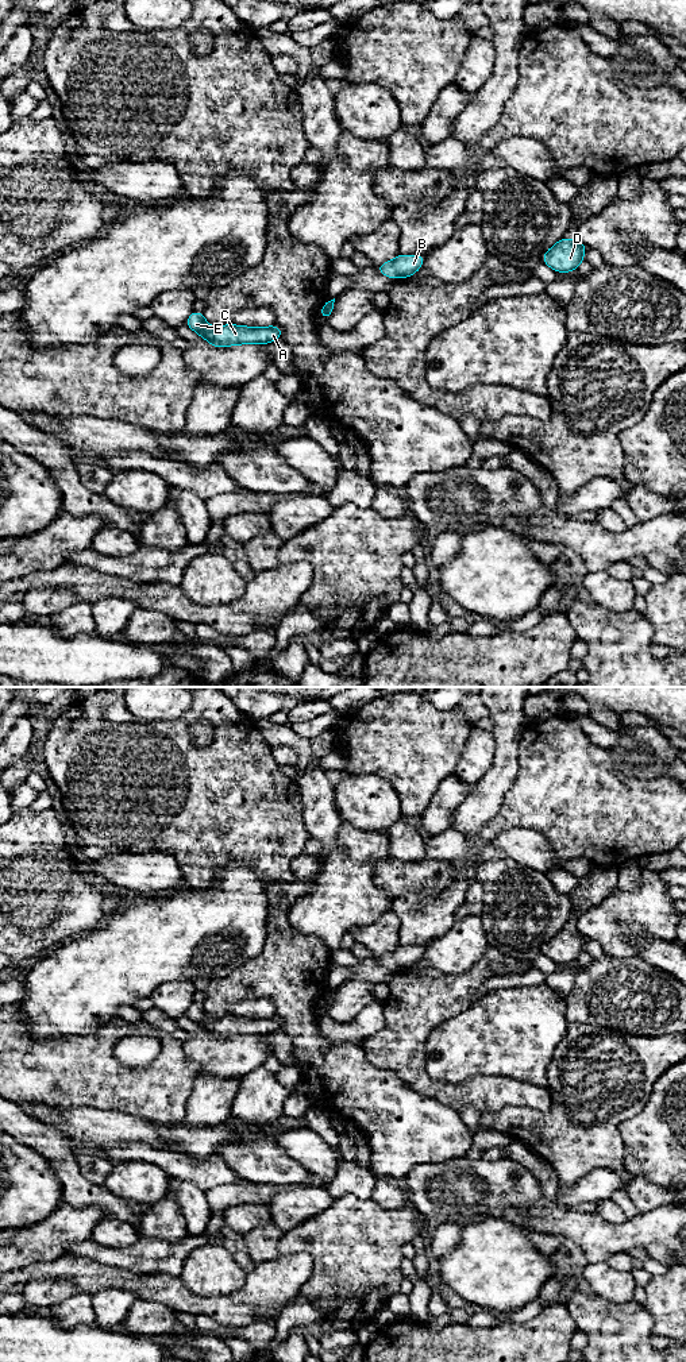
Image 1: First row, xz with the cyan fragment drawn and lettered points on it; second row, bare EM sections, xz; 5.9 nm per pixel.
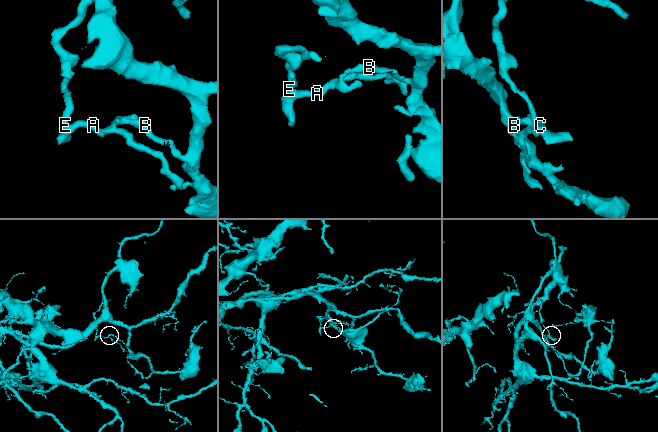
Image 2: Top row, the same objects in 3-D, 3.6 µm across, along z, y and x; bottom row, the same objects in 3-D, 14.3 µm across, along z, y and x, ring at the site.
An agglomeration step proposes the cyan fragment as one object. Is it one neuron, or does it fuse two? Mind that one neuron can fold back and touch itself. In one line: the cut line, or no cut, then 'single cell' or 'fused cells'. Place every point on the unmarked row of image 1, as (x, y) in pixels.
cut xz (331, 992), (322, 1007); fused cells

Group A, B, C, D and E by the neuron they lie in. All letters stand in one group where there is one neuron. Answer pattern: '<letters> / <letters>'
A C E / B D

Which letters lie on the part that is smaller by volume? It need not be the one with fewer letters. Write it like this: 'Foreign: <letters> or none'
Foreign: A, C, E

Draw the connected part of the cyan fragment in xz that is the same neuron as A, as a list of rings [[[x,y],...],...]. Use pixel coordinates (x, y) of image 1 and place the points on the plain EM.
[[[192,1003],[185,1014],[197,1023],[201,1030],[207,1030],[213,1038],[230,1038],[235,1035],[266,1035],[281,1029],[282,1020],[277,1016],[253,1019],[244,1016],[226,1015],[223,1018],[211,1018],[203,1003]]]

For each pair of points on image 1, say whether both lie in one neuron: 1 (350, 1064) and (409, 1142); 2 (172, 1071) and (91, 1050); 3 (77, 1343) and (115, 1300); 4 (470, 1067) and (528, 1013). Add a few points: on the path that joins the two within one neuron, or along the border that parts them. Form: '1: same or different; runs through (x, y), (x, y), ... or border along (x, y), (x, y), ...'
1: same; runs through (353, 1083), (390, 1123)
2: same; runs through (151, 1077), (118, 1077), (111, 1071)
3: different; border along (95, 1324), (110, 1328)
4: same; runs through (482, 1052), (500, 1034), (508, 1033), (513, 1027)

